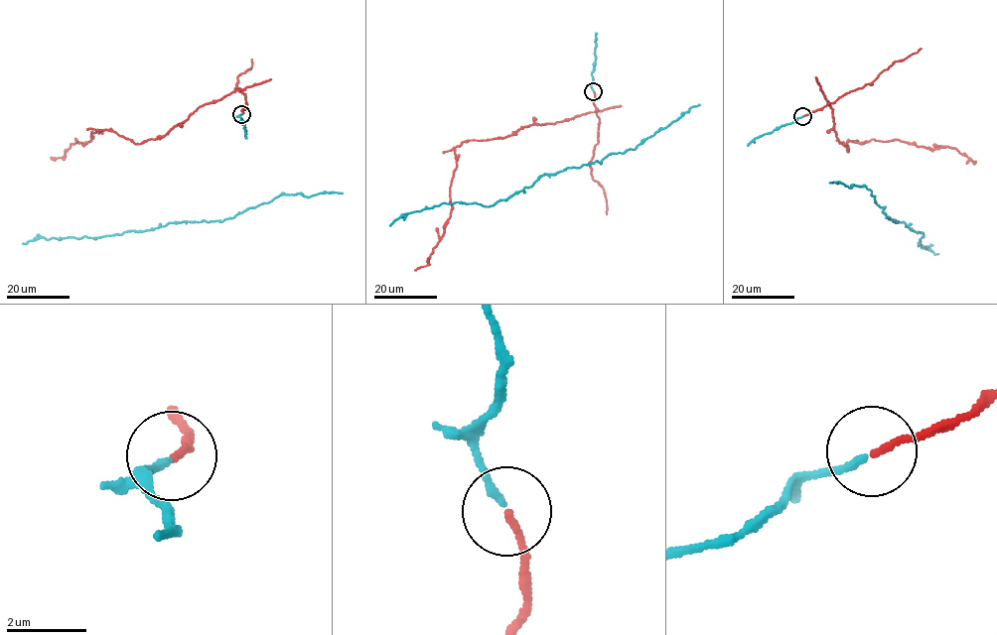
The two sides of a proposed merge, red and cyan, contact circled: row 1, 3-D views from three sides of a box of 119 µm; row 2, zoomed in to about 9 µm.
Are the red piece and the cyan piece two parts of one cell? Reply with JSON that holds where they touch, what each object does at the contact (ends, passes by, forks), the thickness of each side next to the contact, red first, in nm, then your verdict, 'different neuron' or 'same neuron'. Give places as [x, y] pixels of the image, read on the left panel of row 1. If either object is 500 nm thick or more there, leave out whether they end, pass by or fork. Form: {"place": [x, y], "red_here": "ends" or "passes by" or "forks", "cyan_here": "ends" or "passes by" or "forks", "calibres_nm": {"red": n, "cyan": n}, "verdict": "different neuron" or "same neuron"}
{"place": [241, 114], "red_here": "ends", "cyan_here": "ends", "calibres_nm": {"red": 170, "cyan": 180}, "verdict": "same neuron"}

